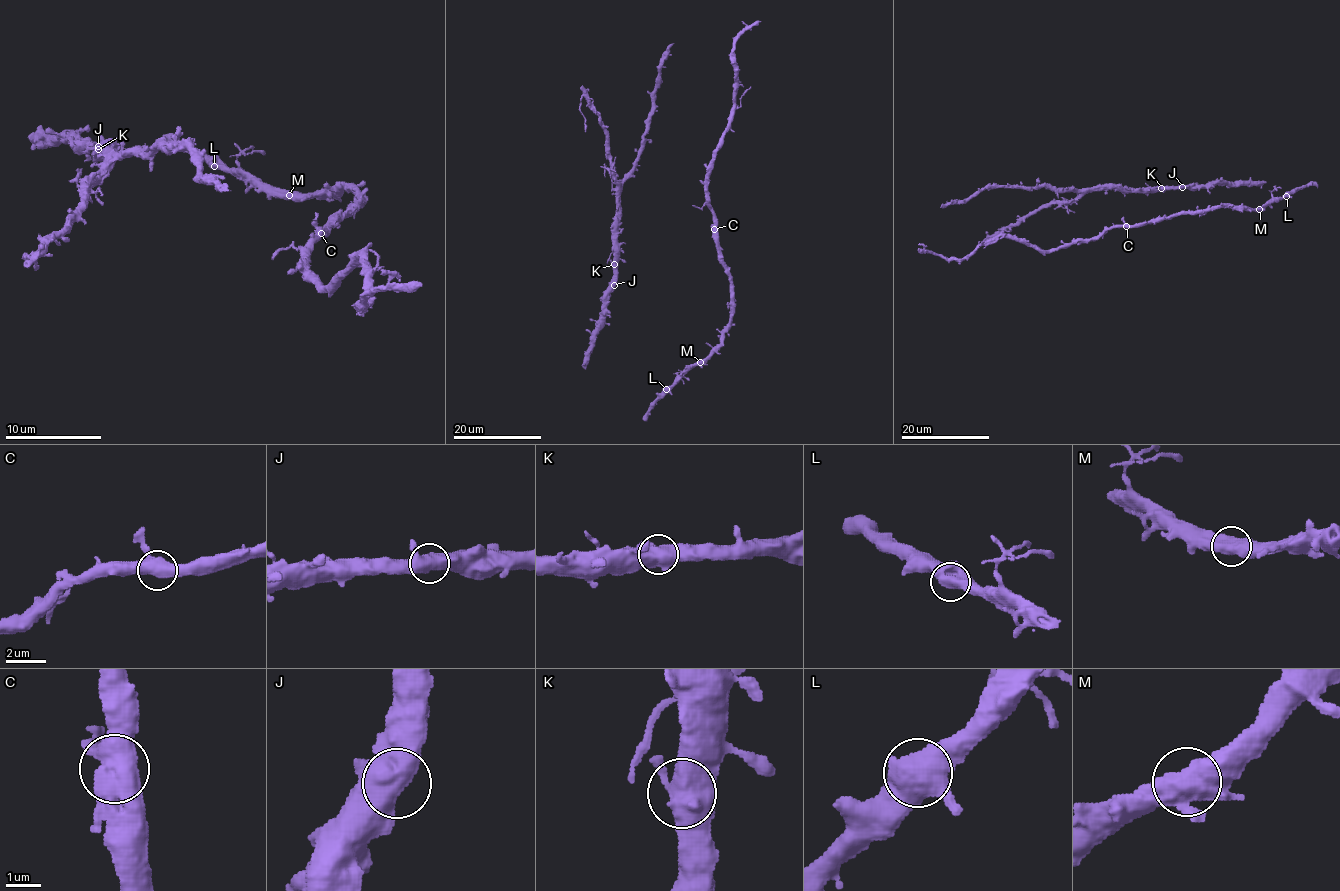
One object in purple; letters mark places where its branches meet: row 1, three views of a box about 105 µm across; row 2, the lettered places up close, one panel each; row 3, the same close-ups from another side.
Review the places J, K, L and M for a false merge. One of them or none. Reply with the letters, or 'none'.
none

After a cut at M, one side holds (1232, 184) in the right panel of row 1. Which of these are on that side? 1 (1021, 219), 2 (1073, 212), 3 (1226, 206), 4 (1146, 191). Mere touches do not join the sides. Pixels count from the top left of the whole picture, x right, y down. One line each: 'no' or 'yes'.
1: yes
2: yes
3: no
4: yes

